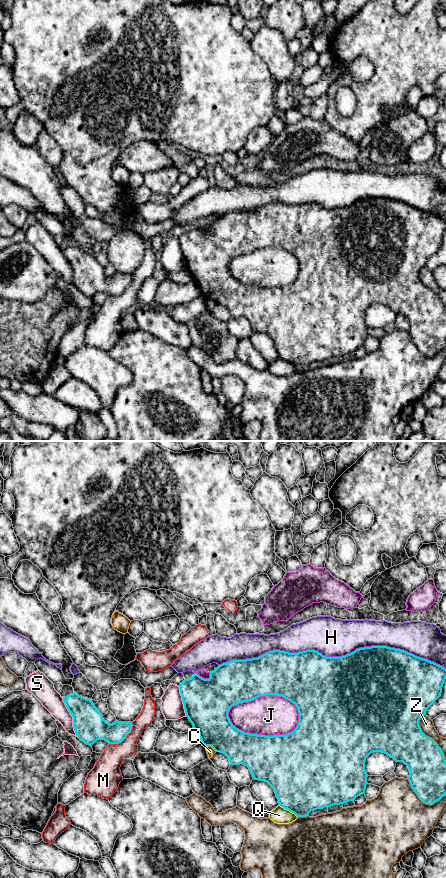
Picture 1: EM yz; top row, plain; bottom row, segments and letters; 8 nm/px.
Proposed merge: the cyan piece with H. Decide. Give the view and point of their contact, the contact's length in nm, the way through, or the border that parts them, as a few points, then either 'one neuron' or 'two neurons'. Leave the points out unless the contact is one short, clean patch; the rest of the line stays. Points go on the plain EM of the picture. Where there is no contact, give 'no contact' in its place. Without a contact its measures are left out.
meets cyan in yz at (332, 209); contact 1800 nm long; two neurons

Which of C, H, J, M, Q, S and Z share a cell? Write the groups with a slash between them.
C / H / J / M / Q / S / Z

